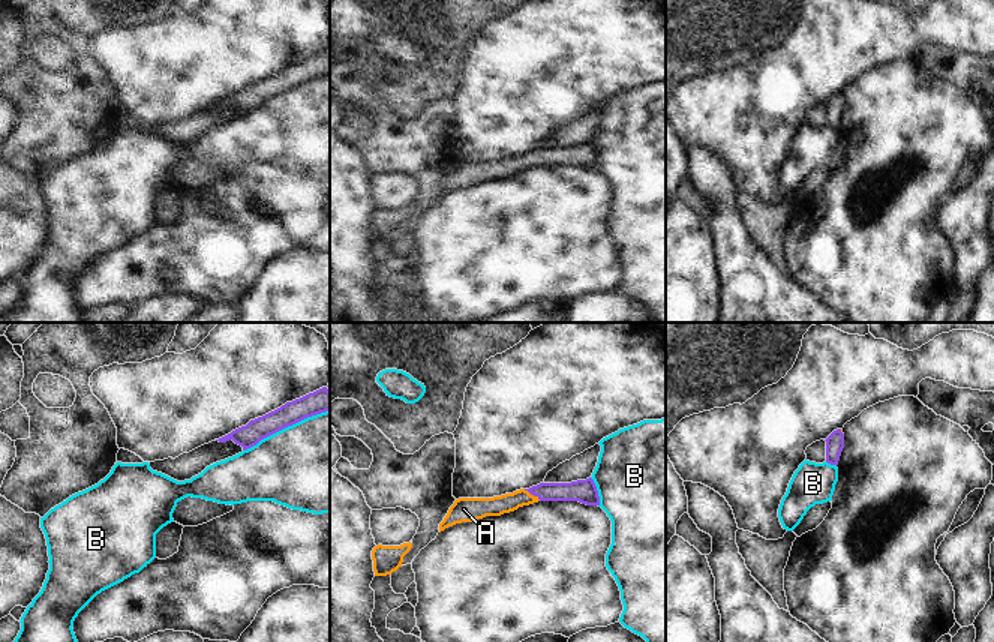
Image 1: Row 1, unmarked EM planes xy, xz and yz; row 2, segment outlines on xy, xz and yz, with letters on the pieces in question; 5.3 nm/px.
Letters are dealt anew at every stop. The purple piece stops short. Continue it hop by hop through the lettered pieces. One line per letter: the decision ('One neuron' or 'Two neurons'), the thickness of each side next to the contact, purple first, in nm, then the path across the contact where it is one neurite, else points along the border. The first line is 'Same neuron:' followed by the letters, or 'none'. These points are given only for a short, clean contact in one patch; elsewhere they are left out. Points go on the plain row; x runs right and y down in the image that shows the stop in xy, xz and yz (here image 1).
Same neuron: A
A: One neuron. Thickness 110 nm (purple) against 110 nm. Path across: xz (579, 155), (532, 158), (496, 170)
B: Two neurons. Thickness 120 nm (purple) against 480 nm.

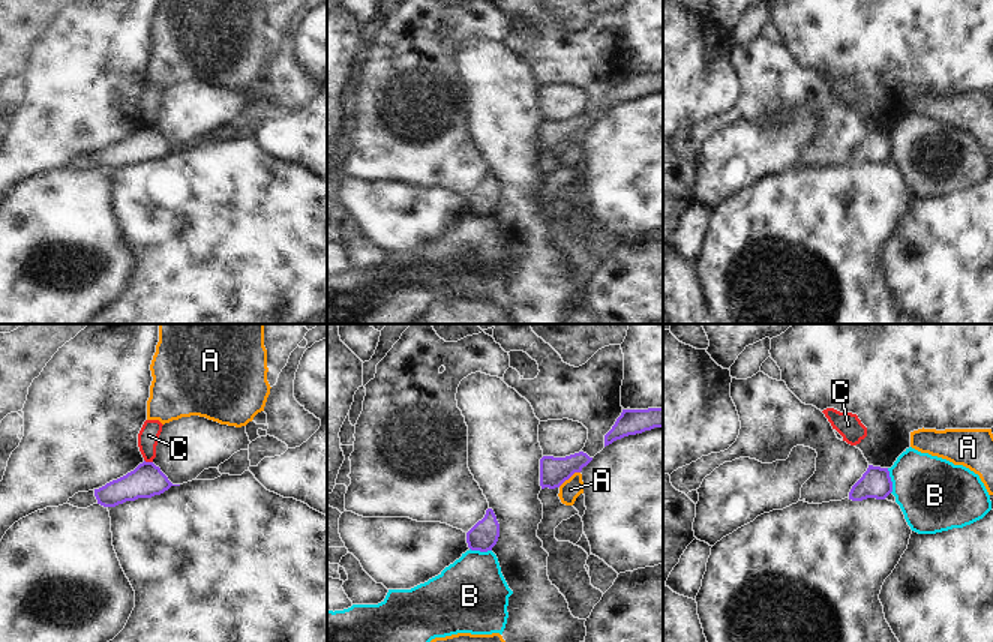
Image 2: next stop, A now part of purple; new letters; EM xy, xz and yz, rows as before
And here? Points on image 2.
Same neuron: none
A: Two neurons. Thickness 160 nm (purple) against 110 nm. Boundary: xz (579, 135), (575, 135), (558, 150)
B: Two neurons. Thickness 160 nm (purple) against 380 nm
C: Two neurons. Thickness 180 nm (purple) against 110 nm. Boundary: xy (144, 123), (152, 126).

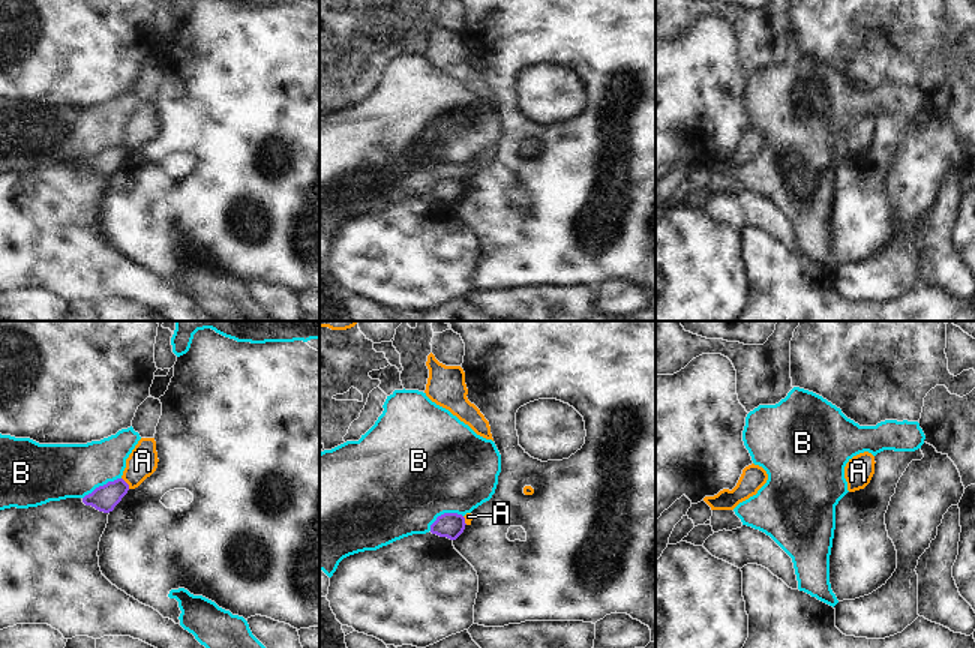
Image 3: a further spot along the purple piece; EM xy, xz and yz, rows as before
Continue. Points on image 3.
Same neuron: none
A: Two neurons. Thickness 140 nm (purple) against 160 nm. Boundary: xy (122, 141), (129, 152)
B: Two neurons. Thickness 140 nm (purple) against 500 nm.

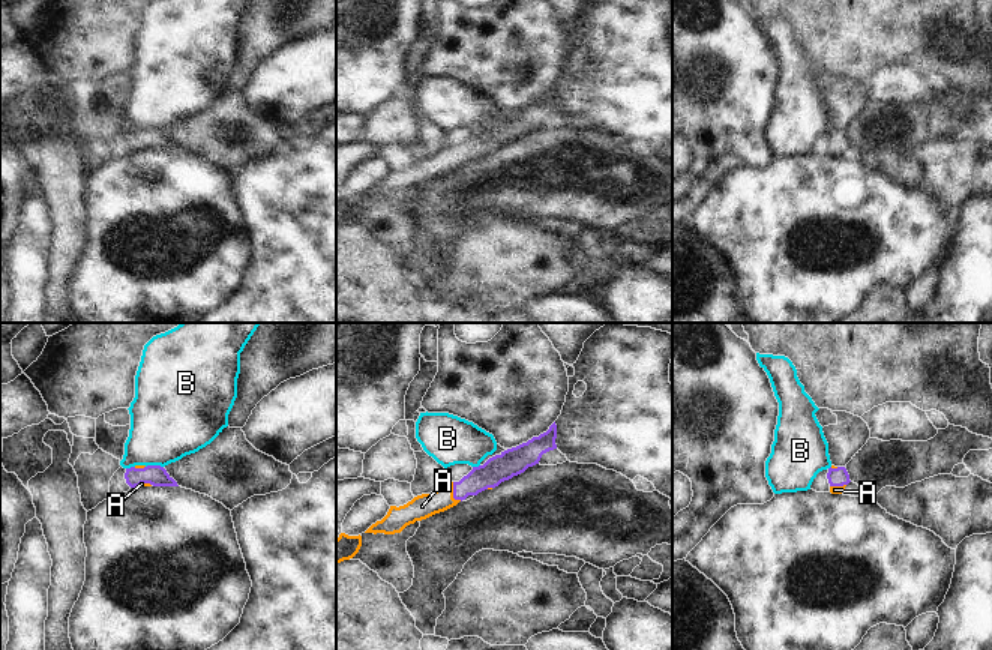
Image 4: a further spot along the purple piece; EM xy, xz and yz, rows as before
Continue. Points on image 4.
Same neuron: A
A: One neuron. Thickness 140 nm (purple) against 130 nm. Path across: xz (494, 135), (453, 158), (422, 170)
B: Two neurons. Thickness 110 nm (purple) against 400 nm.

